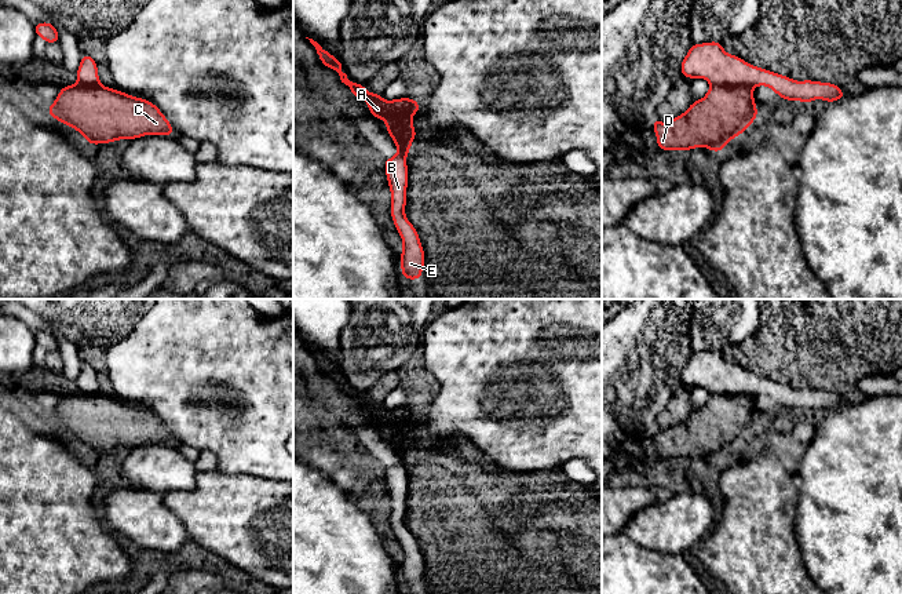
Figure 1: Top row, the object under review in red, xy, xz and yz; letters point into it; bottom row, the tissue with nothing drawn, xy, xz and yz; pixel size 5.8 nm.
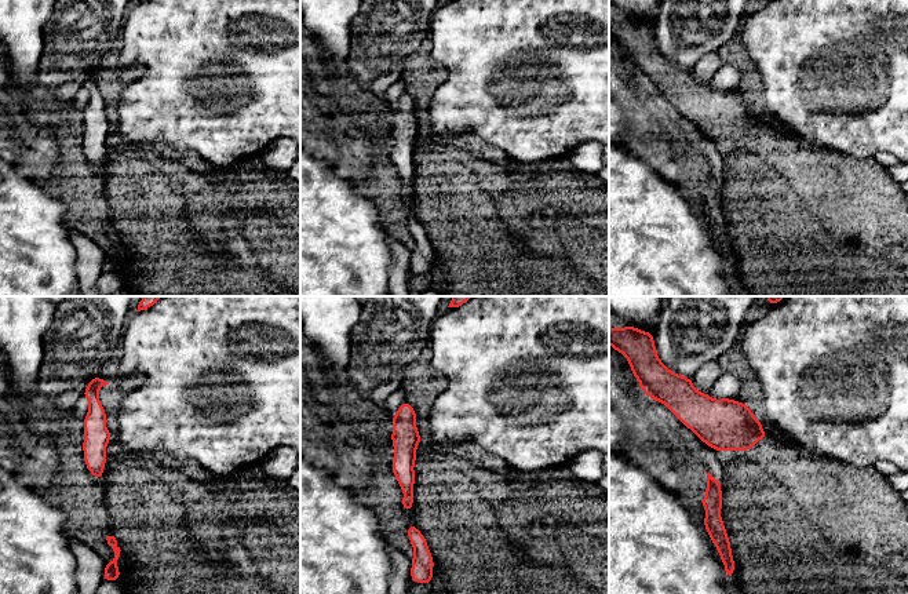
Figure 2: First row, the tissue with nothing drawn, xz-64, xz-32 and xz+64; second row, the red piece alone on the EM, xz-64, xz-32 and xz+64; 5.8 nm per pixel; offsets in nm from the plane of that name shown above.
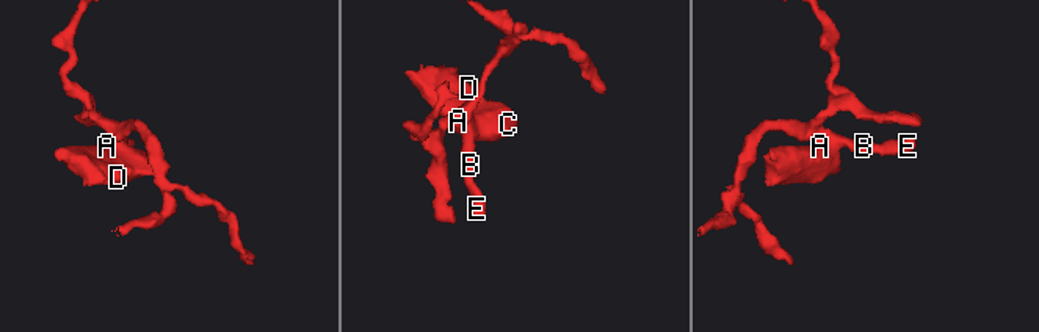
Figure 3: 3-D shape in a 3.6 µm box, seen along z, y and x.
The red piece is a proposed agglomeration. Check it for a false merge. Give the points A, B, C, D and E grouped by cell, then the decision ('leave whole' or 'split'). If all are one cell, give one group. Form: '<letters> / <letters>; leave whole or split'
A C D / B E; split

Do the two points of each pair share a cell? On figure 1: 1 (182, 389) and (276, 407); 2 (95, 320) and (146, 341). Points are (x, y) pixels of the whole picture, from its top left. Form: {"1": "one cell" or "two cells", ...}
{"1": "one cell", "2": "two cells"}

